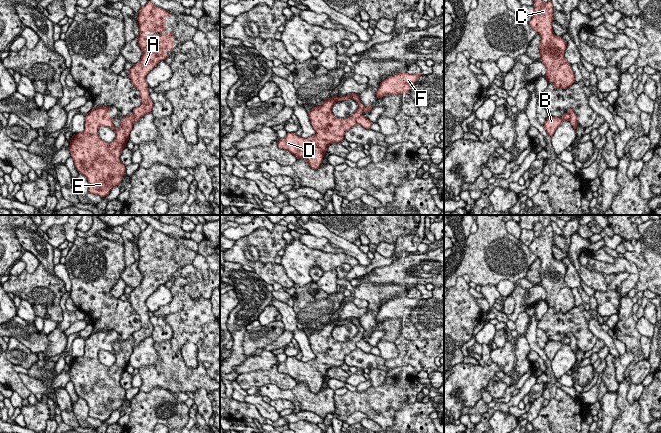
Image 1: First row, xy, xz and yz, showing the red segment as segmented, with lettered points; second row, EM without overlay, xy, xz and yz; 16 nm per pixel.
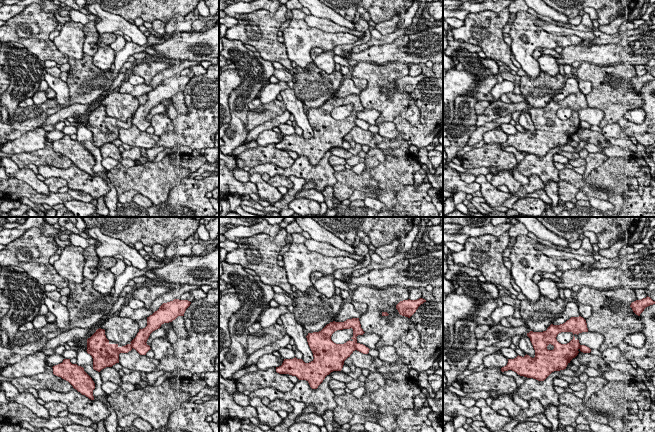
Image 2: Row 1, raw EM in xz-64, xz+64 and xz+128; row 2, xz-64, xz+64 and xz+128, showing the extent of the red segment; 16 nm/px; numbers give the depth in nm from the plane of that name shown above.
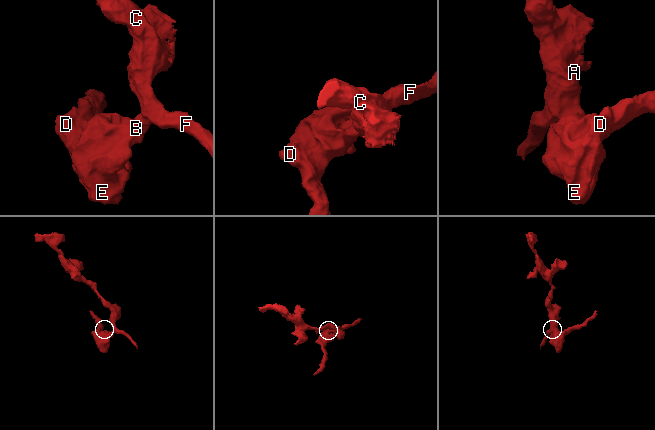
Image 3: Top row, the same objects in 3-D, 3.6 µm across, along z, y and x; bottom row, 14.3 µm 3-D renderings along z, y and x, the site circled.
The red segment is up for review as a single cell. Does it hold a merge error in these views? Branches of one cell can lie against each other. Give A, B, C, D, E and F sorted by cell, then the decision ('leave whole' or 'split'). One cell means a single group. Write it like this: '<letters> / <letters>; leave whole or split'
A C F / B D E; split

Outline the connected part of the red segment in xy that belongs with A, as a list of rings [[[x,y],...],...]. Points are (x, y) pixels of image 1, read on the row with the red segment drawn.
[[[147,1],[145,6],[141,6],[138,15],[139,22],[139,37],[138,45],[141,48],[143,54],[140,61],[133,65],[129,70],[128,77],[131,79],[132,84],[139,90],[141,104],[133,110],[133,123],[140,120],[143,116],[150,113],[153,108],[153,102],[150,99],[148,91],[148,83],[146,82],[147,74],[157,66],[160,61],[166,60],[171,54],[167,55],[166,51],[173,51],[173,33],[166,32],[166,17],[172,16],[168,11],[154,5],[151,1]]]

